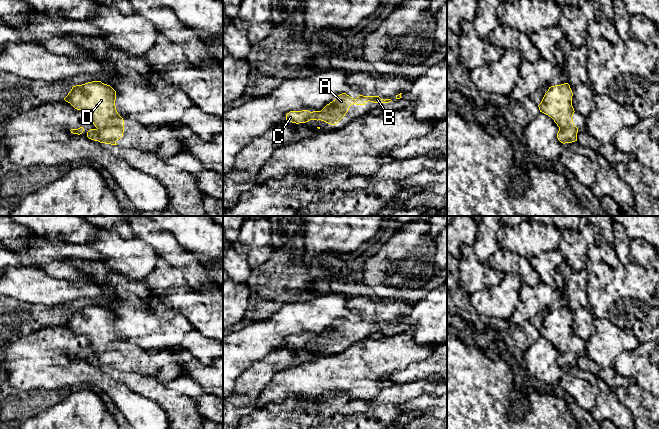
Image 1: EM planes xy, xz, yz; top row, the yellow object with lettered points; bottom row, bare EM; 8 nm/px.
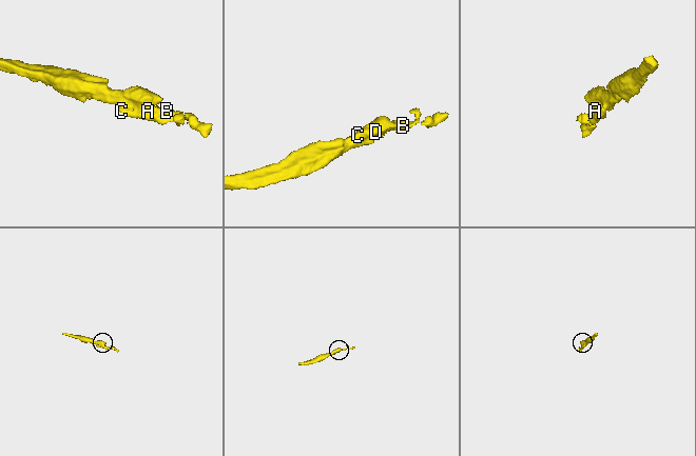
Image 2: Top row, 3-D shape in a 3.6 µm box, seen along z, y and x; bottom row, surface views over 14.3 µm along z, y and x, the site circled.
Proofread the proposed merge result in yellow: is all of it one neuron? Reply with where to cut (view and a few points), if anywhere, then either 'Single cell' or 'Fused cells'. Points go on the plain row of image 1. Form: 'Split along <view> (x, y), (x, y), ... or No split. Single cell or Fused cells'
No split. Single cell

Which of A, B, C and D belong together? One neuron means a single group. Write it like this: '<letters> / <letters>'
A B C D

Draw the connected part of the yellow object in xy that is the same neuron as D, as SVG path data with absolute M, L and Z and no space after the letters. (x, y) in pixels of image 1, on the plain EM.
M101 305L76 309L64 324L91 341L96 352L87 356L89 363L117 369L124 357L124 344L116 334L116 315L110 309Z

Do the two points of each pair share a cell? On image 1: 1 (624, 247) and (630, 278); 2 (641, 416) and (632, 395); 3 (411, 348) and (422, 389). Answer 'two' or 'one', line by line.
1: two
2: one
3: two

